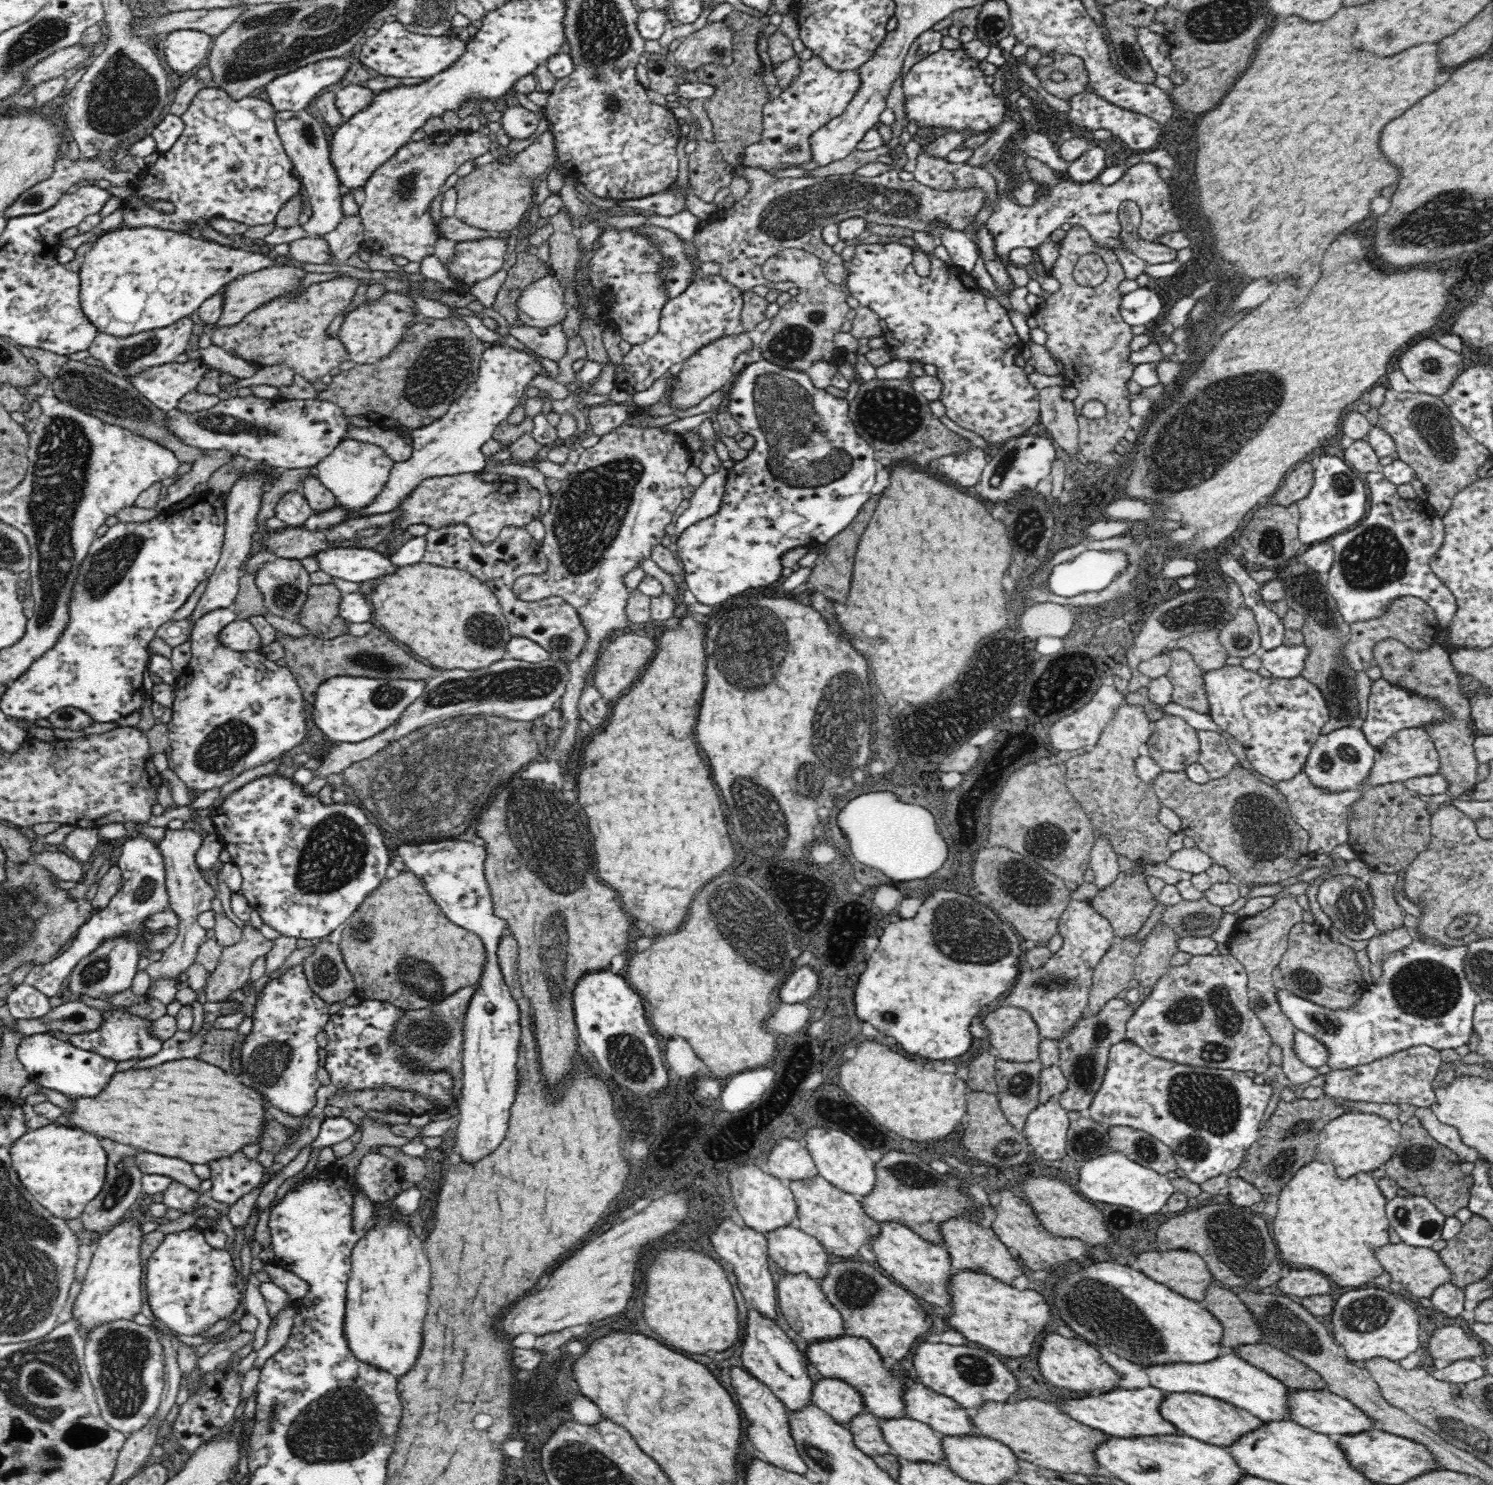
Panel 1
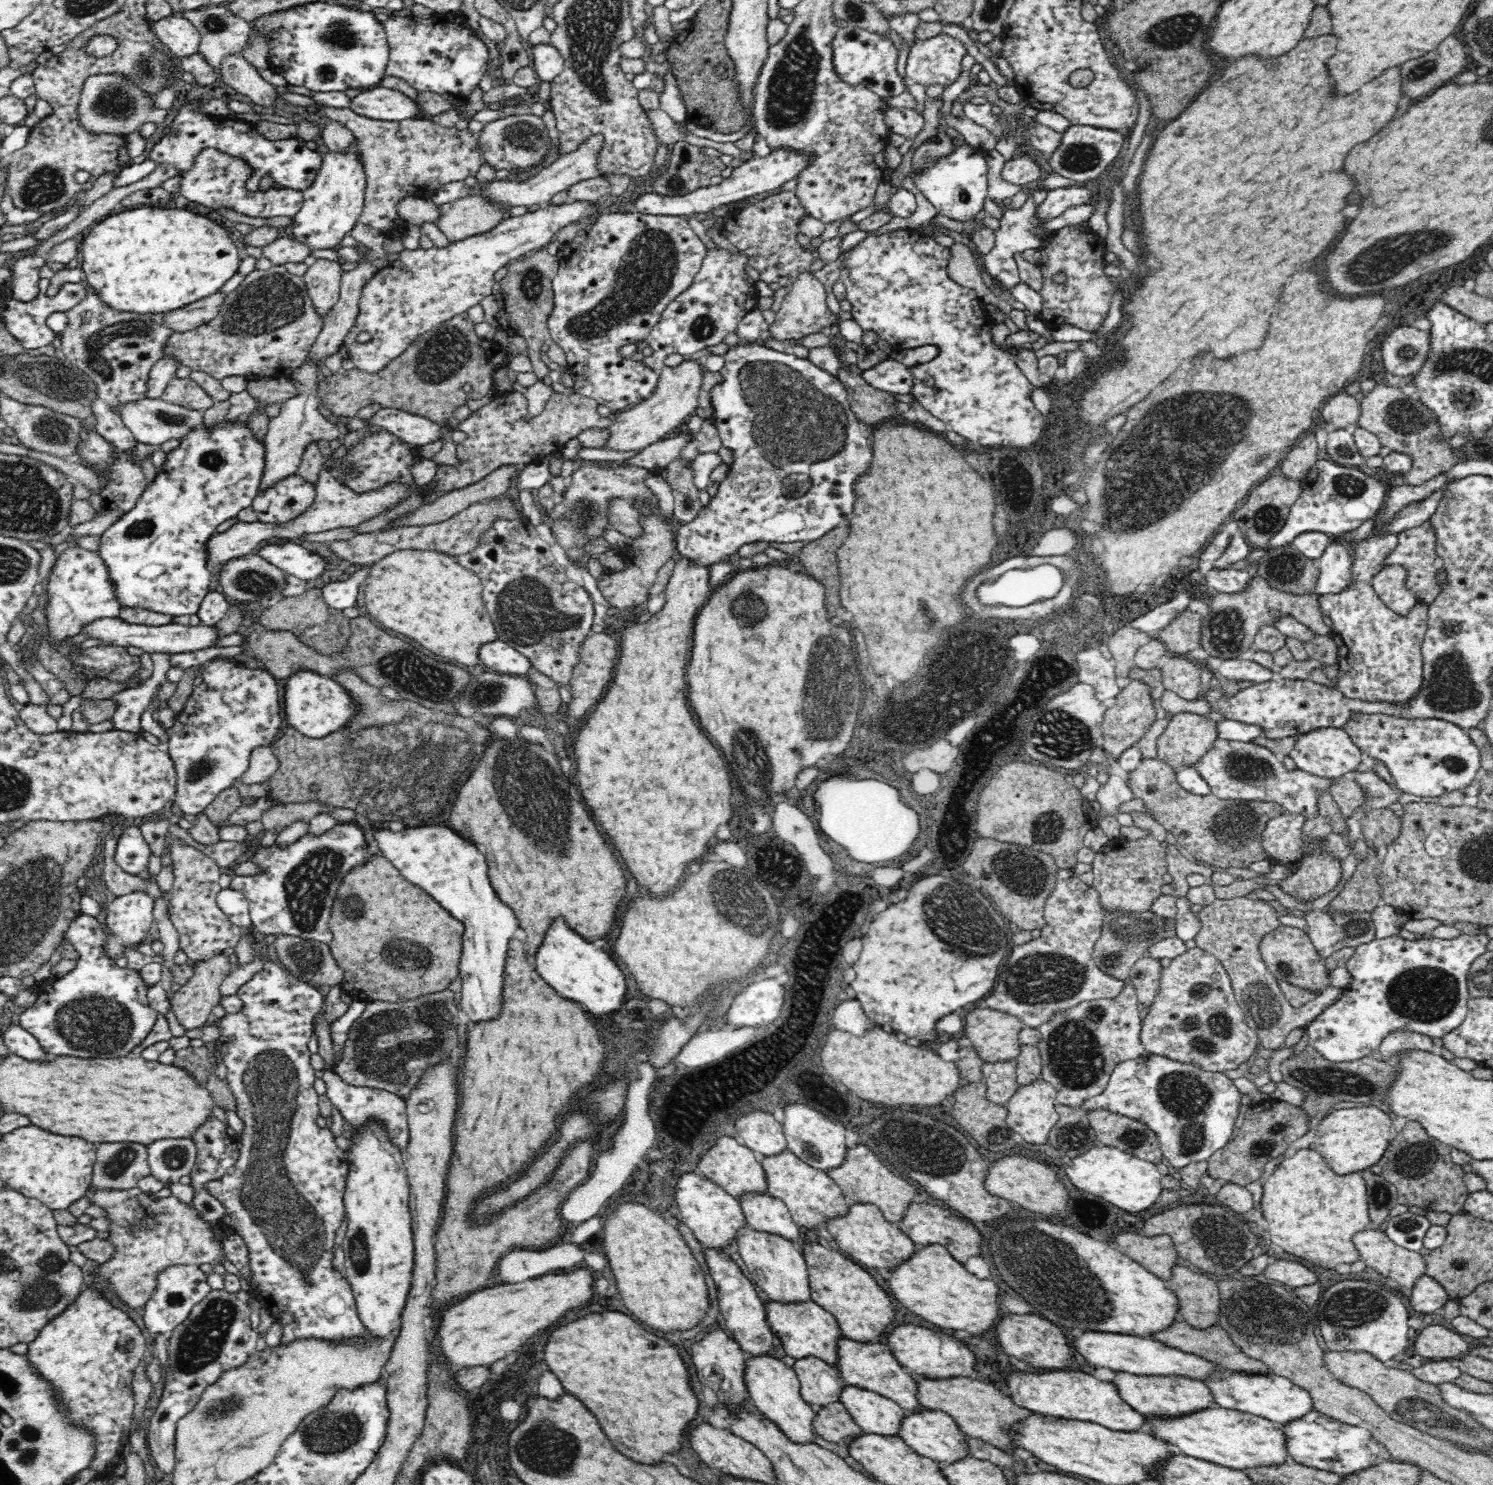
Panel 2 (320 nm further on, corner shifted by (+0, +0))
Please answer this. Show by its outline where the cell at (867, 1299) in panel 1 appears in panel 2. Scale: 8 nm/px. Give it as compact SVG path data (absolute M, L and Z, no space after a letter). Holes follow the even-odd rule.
M812 1239L802 1245L802 1252L808 1265L812 1300L836 1317L842 1334L862 1344L882 1342L880 1338L892 1330L898 1314L894 1298L843 1252L825 1248Z

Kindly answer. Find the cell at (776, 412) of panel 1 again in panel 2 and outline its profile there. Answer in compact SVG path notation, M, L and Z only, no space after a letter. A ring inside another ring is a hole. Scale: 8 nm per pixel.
M749 343L746 345L737 344L735 346L732 346L726 353L724 353L723 359L724 366L719 370L720 374L723 376L723 380L722 382L720 382L720 384L716 384L716 386L712 388L712 392L710 392L712 406L714 407L714 417L711 420L715 423L715 425L718 427L718 430L720 431L722 446L732 450L733 462L732 465L729 466L729 471L728 474L725 476L725 479L720 482L718 491L716 492L716 494L714 494L714 498L712 498L707 505L702 505L700 507L700 510L697 512L698 516L696 516L696 518L692 519L691 521L688 521L683 526L680 526L680 528L676 530L676 535L674 536L676 550L678 550L678 554L680 554L680 557L683 558L685 562L689 562L691 566L703 566L704 568L708 569L712 568L712 566L716 566L716 564L728 564L728 562L732 562L732 558L736 558L736 554L739 554L738 550L740 550L740 548L742 548L744 544L752 544L752 542L784 542L784 544L788 544L788 542L802 542L806 544L808 542L823 538L824 535L827 535L828 532L834 530L834 528L839 527L840 525L844 524L844 522L848 522L848 520L852 520L852 518L854 518L854 504L856 504L856 494L854 494L854 482L856 482L856 480L858 480L860 476L868 476L868 474L872 474L872 470L870 470L870 466L872 466L873 452L872 431L868 432L868 428L864 428L864 424L860 424L860 420L856 419L857 416L853 413L848 400L846 387L842 384L840 379L832 376L831 374L828 374L828 372L822 370L819 366L816 366L812 361L808 360L808 358L796 357L796 355L793 355L790 351L780 352L760 344ZM754 470L758 472L758 478L760 478L760 474L762 474L764 470L766 470L766 472L770 472L770 484L772 484L772 490L768 490L768 494L770 494L772 498L768 498L768 500L746 500L746 496L748 496L746 492L750 492L752 484L748 484L748 482L736 482L736 480L738 480L738 476L748 476L748 474L752 474L752 476L754 476L754 474L756 474Z

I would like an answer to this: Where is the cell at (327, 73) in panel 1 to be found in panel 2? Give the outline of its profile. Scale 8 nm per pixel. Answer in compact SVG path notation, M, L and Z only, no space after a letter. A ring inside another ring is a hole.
M316 2L284 13L265 17L254 23L252 30L261 29L262 39L273 39L273 60L270 70L282 75L290 86L303 86L309 91L345 92L347 89L364 90L374 87L384 78L385 66L389 60L384 26L372 12L356 11L340 7L336 2Z

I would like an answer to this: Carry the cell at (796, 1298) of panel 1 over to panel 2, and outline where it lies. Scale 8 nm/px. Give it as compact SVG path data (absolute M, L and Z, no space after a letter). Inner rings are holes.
M749 1226L738 1232L737 1242L738 1253L750 1272L752 1282L756 1282L756 1286L764 1290L772 1302L804 1304L812 1300L808 1265L803 1254L794 1247L793 1243L779 1236L756 1232Z

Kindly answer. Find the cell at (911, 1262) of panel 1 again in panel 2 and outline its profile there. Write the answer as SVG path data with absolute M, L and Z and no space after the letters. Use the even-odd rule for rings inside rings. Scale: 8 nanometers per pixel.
M872 1204L851 1205L848 1216L828 1220L826 1228L844 1254L870 1268L892 1272L917 1254L918 1245L896 1224L886 1220L880 1208Z

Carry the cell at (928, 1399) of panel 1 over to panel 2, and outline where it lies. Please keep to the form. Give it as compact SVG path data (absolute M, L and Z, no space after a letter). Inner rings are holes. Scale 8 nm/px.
M844 1337L840 1338L838 1353L840 1353L840 1362L835 1368L838 1368L847 1385L863 1388L892 1399L907 1414L920 1414L926 1409L918 1399L917 1377L898 1362L898 1359L892 1353L892 1349L885 1342L862 1344Z

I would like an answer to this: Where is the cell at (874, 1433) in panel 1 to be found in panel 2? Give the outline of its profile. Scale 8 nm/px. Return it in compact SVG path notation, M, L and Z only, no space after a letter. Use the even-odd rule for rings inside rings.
M832 1402L828 1406L816 1408L816 1422L814 1428L820 1438L828 1442L844 1442L850 1444L854 1438L865 1434L852 1418L846 1405L839 1402Z

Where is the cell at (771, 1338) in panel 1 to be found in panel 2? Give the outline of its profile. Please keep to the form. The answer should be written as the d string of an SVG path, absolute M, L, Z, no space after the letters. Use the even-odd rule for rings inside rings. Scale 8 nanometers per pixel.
M704 1249L704 1258L710 1276L717 1290L719 1308L726 1322L731 1337L747 1356L771 1356L774 1348L780 1348L780 1338L772 1331L768 1323L768 1313L764 1301L760 1300L754 1284L742 1273L738 1265L732 1261L726 1252Z

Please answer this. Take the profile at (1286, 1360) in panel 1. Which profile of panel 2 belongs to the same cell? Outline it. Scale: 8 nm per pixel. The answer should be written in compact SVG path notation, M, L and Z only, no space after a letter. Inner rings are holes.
M1184 1320L1176 1322L1170 1330L1166 1332L1160 1332L1160 1334L1154 1334L1151 1338L1166 1343L1168 1346L1182 1349L1184 1352L1196 1353L1200 1356L1206 1357L1210 1361L1218 1365L1222 1365L1225 1369L1235 1372L1247 1372L1254 1375L1268 1375L1270 1372L1270 1365L1264 1363L1264 1361L1256 1360L1244 1353L1226 1329L1222 1328L1219 1324L1206 1328L1206 1330L1198 1330L1191 1324L1188 1324Z

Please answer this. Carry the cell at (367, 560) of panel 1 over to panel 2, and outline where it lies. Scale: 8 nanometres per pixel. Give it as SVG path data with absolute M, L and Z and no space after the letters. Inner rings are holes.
M299 542L263 544L256 549L256 553L288 575L304 581L316 580L328 570L328 558L312 552L308 546Z

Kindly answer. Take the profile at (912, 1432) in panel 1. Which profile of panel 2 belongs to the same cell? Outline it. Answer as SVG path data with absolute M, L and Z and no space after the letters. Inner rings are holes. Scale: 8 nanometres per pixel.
M844 1386L840 1402L865 1434L898 1436L907 1416L896 1401L856 1386Z

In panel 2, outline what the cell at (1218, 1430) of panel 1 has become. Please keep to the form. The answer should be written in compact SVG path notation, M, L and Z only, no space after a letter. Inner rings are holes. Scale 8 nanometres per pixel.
M1115 1372L1112 1382L1118 1385L1120 1397L1126 1400L1132 1408L1144 1416L1157 1418L1180 1418L1191 1416L1202 1410L1218 1407L1212 1389L1206 1383L1197 1382L1183 1376L1136 1376L1124 1372Z

